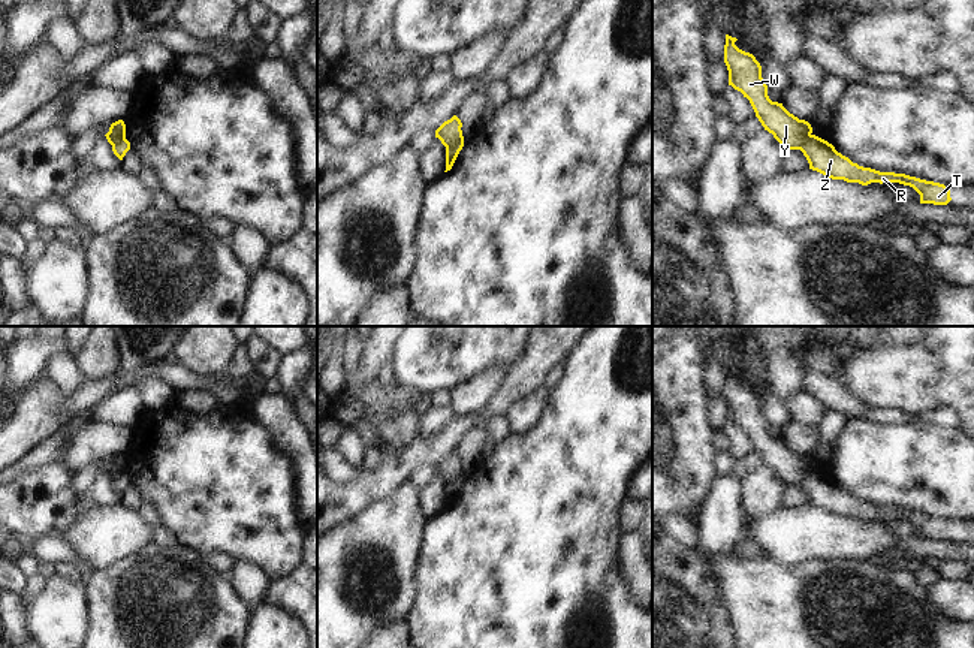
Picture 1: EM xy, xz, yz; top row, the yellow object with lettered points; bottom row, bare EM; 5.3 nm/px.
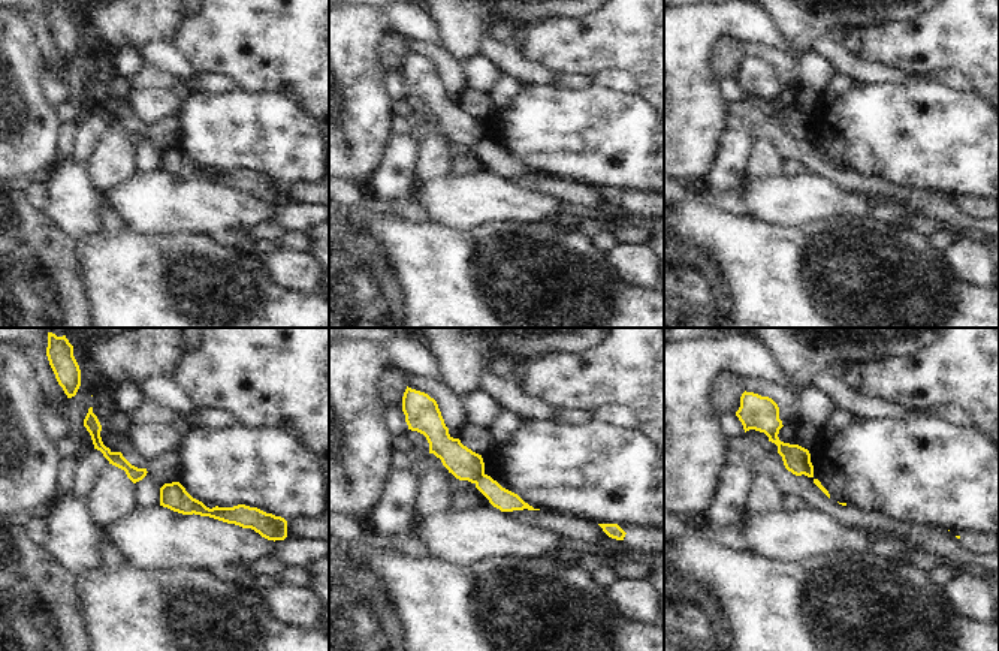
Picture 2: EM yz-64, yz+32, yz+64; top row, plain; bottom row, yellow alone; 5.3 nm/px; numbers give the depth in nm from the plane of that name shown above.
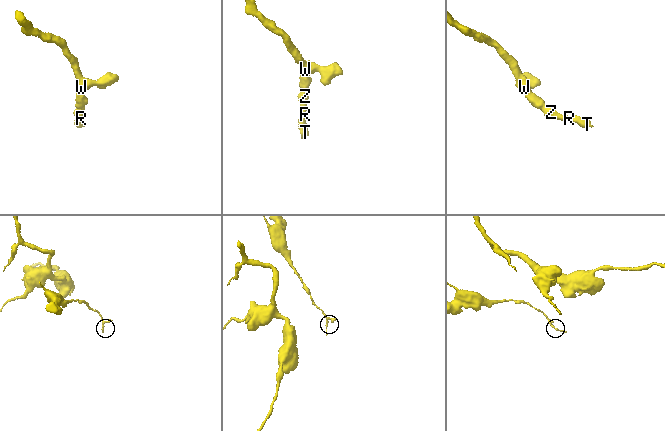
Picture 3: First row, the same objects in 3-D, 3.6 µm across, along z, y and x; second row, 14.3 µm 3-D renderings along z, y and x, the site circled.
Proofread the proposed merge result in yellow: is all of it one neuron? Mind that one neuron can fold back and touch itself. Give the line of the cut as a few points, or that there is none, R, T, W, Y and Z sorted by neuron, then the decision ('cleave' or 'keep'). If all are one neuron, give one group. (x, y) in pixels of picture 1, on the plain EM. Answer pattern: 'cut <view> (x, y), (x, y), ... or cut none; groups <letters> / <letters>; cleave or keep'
cut xz (463, 475), (446, 482); groups R T Z / W Y; cleave

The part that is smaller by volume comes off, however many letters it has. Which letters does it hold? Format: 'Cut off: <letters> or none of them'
Cut off: R, T, Z

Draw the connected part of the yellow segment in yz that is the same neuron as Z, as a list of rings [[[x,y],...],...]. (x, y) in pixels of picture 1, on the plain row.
[[[811,470],[802,480],[800,486],[809,498],[809,504],[817,506],[832,515],[844,515],[847,518],[859,518],[868,521],[871,518],[899,518],[913,522],[920,530],[920,539],[947,540],[950,525],[940,518],[920,515],[905,509],[880,507],[871,503],[859,501],[848,492],[842,491],[827,476]]]

